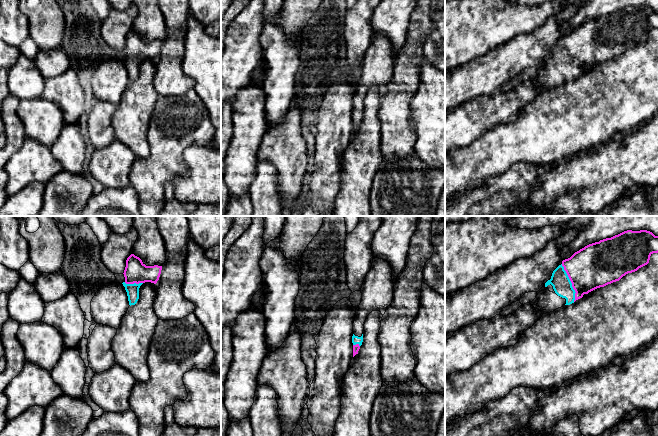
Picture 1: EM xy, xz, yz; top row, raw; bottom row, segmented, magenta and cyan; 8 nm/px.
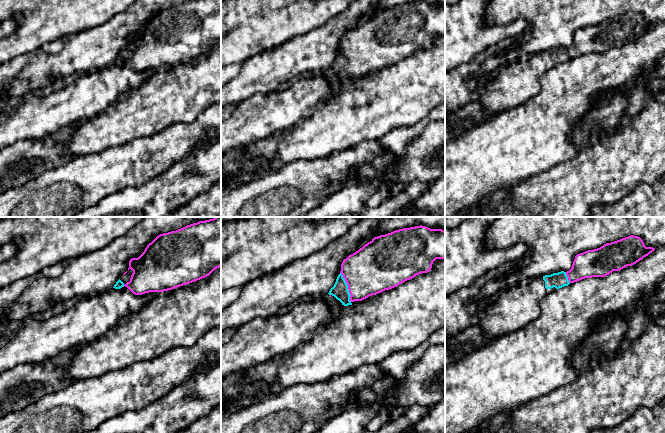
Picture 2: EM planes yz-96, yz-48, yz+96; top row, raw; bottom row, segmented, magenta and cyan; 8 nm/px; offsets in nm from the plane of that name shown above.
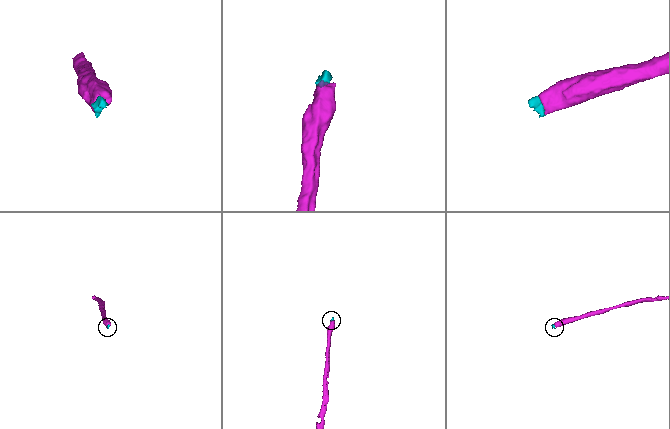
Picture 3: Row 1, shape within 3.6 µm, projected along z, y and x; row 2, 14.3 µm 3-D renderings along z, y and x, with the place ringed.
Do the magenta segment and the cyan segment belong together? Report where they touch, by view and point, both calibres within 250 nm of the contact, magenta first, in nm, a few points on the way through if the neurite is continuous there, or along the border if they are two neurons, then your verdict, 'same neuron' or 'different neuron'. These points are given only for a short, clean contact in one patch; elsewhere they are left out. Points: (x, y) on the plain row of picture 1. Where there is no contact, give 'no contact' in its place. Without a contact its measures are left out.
meets magenta in yz at (571, 58); 360 nm thick on the magenta side, 150 nm on the other; runs through yz (596, 41), (571, 58), (560, 57); same neuron

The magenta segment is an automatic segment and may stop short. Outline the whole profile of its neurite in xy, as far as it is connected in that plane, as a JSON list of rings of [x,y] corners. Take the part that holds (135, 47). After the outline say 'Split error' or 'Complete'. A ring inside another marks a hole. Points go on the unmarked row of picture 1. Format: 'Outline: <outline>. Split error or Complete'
Outline: [[[131,30],[126,36],[124,46],[125,57],[122,59],[127,68],[129,81],[135,81],[139,75],[139,64],[145,58],[156,60],[161,50],[162,42],[146,42],[142,36]]]. Split error

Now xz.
Outline: [[[373,34],[370,47],[367,49],[362,64],[362,76],[356,85],[353,97],[353,133],[358,130],[363,118],[364,100],[372,87],[385,90],[393,76],[394,59],[390,40],[383,35]]]. Split error

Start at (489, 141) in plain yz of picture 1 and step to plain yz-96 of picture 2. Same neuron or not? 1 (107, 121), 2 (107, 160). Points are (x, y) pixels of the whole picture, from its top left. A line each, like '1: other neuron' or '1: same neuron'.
1: same neuron
2: other neuron

